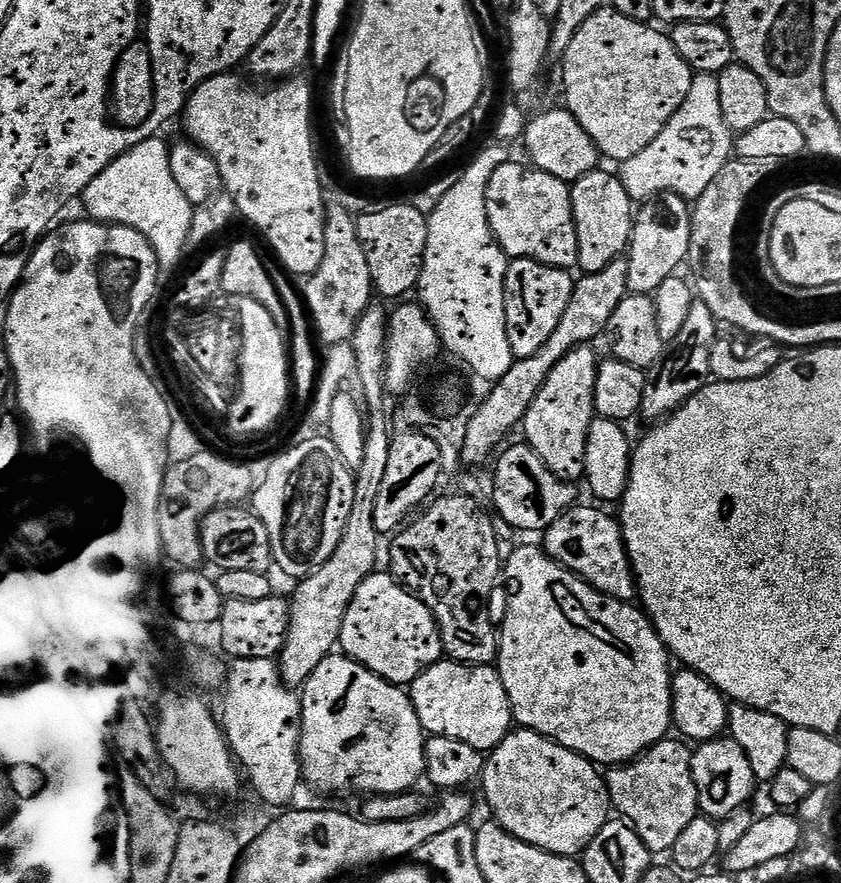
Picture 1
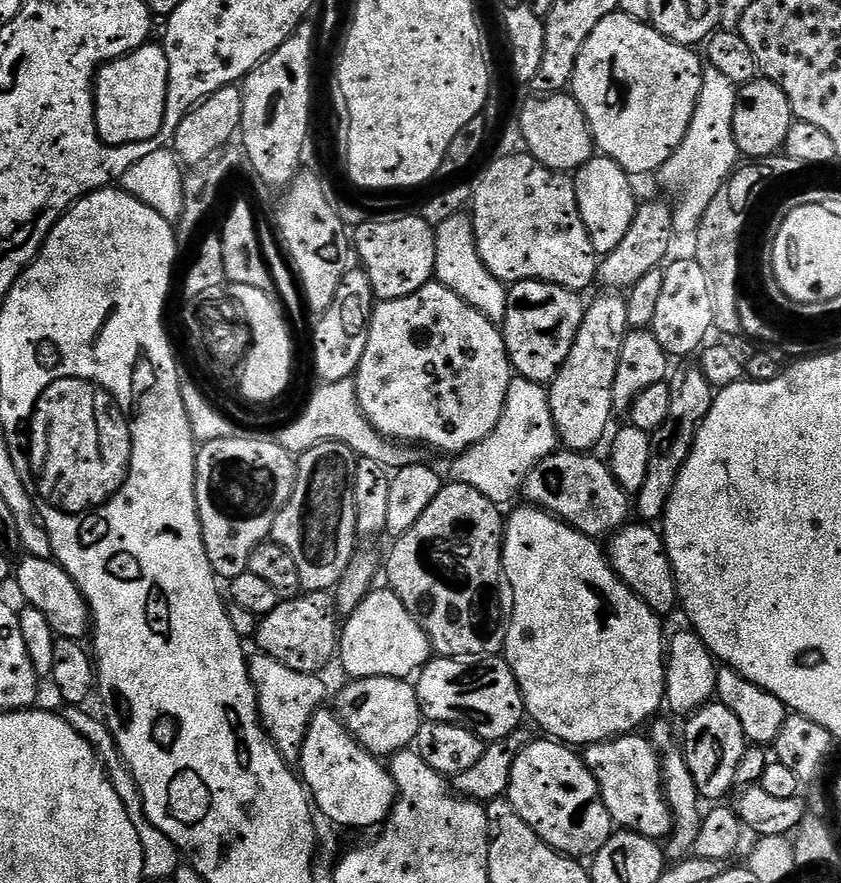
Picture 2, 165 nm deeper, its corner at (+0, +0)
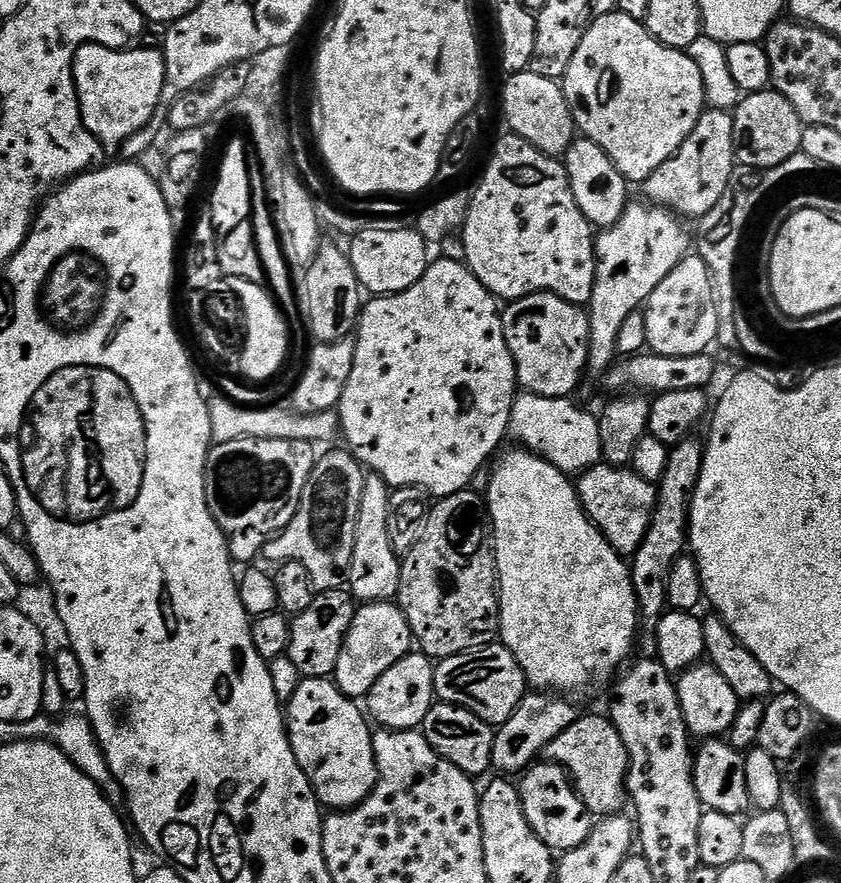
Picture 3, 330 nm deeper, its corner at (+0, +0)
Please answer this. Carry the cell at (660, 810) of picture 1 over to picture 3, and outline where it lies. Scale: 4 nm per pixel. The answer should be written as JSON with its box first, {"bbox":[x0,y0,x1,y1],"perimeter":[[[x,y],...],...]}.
{"bbox":[546,715,628,817],"perimeter":[[[577,715],[575,722],[548,744],[546,756],[568,773],[580,801],[593,817],[615,816],[625,811],[628,755],[626,746],[622,746],[622,738],[618,738],[618,730],[607,715]]]}

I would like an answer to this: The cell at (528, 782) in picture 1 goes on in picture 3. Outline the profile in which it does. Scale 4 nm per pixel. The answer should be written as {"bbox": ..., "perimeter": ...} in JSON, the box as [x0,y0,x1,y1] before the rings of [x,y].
{"bbox":[518,762,594,854],"perimeter":[[[537,762],[523,773],[522,779],[524,781],[519,781],[518,787],[524,813],[540,841],[556,854],[582,846],[592,832],[594,820],[587,806],[580,801],[568,773],[559,764]]]}

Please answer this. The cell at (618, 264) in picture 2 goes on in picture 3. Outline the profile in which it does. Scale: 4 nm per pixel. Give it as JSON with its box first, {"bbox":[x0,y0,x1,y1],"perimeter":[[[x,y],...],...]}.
{"bbox":[642,107,737,218],"perimeter":[[[705,107],[698,118],[690,138],[682,142],[678,151],[650,178],[643,181],[642,188],[651,203],[669,209],[681,218],[704,216],[720,204],[720,199],[729,195],[732,171],[737,166],[736,144],[734,142],[734,122],[732,112]]]}

